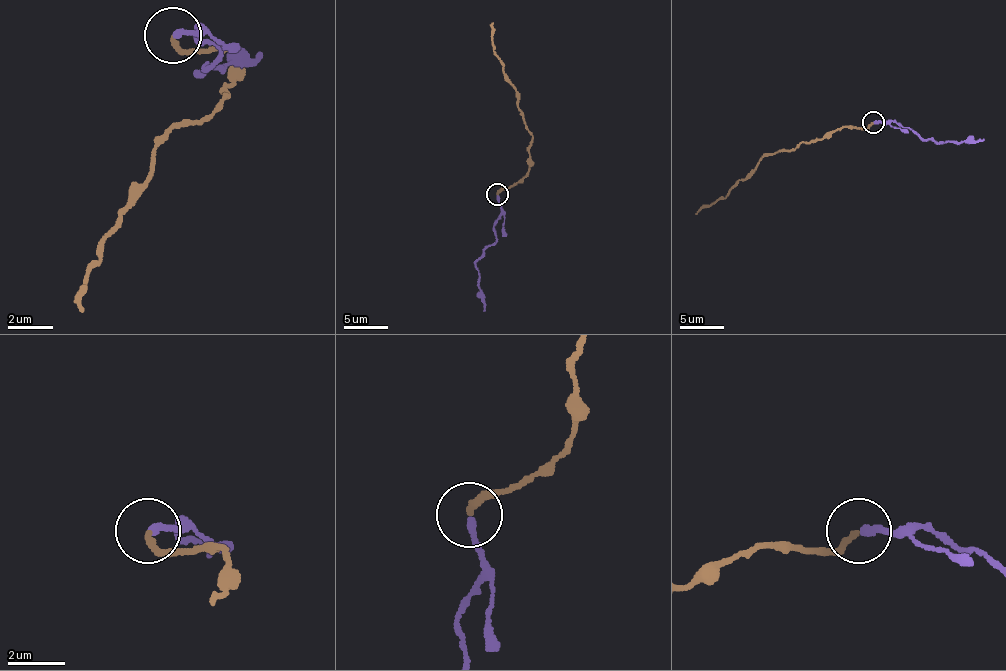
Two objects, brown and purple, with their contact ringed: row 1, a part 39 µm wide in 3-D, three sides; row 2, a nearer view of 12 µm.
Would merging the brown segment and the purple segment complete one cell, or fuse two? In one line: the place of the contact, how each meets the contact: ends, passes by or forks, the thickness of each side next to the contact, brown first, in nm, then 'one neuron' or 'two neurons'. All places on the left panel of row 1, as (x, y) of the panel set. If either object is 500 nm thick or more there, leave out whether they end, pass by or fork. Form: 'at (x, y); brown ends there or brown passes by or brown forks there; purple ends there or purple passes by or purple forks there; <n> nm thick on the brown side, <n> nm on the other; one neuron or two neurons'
at (172, 35); brown ends there; purple ends there; 200 nm thick on the brown side, 260 nm on the other; one neuron

